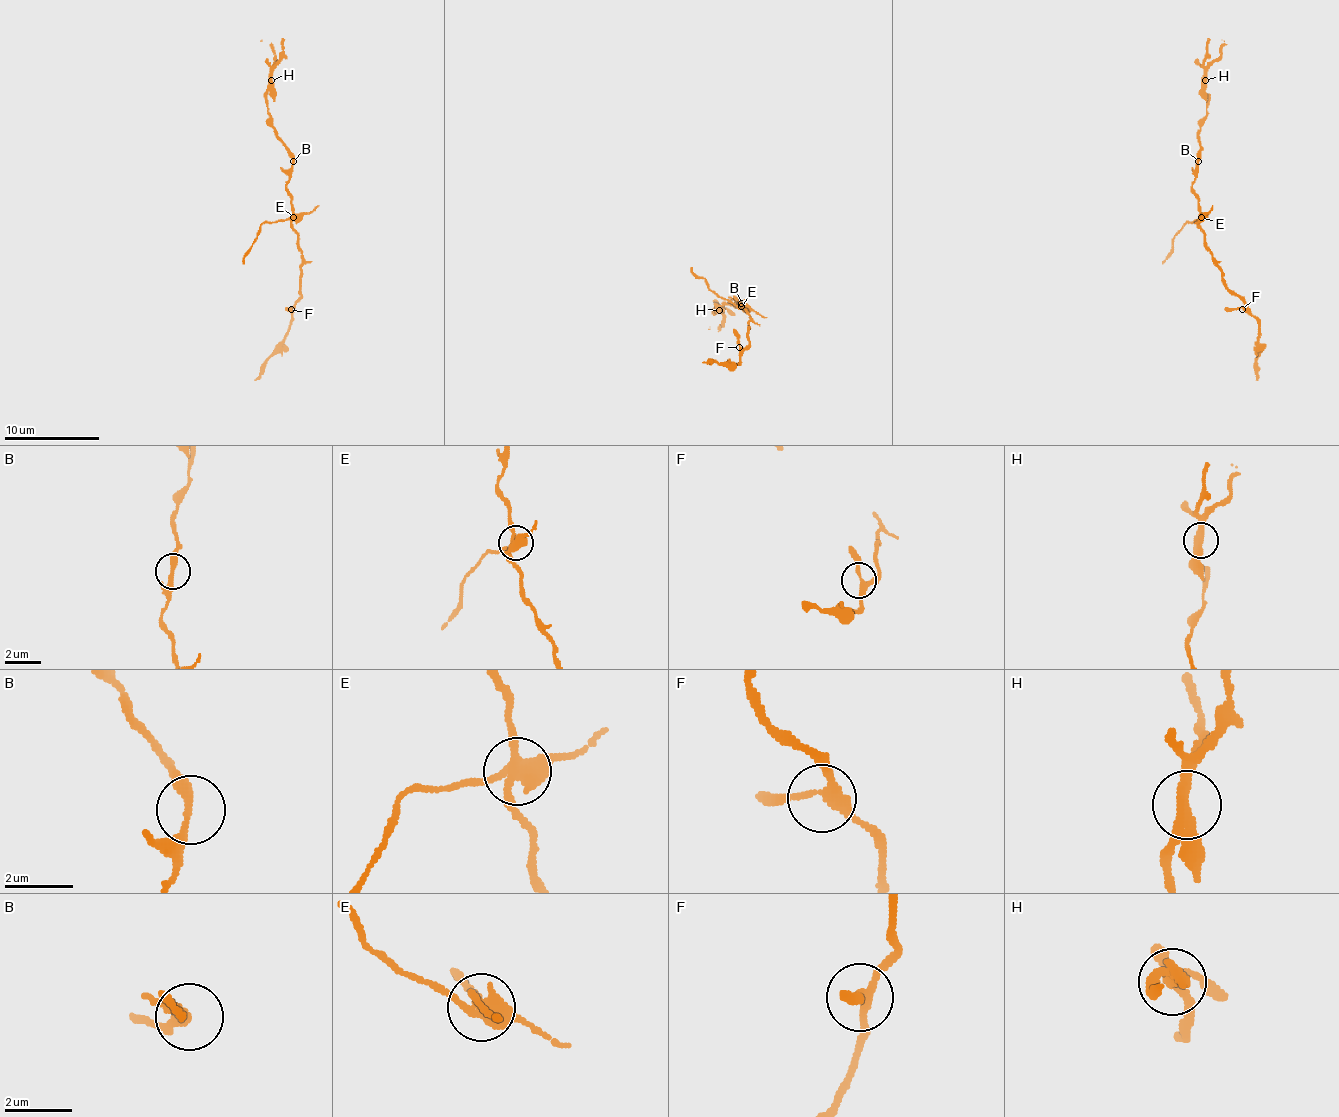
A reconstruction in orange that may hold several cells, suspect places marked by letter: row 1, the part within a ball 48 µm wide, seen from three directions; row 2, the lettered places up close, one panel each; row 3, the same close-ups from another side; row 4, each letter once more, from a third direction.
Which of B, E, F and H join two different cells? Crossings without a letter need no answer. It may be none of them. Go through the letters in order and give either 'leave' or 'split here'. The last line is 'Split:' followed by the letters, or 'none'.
B: leave
E: split here
F: leave
H: split here
Split: E, H

